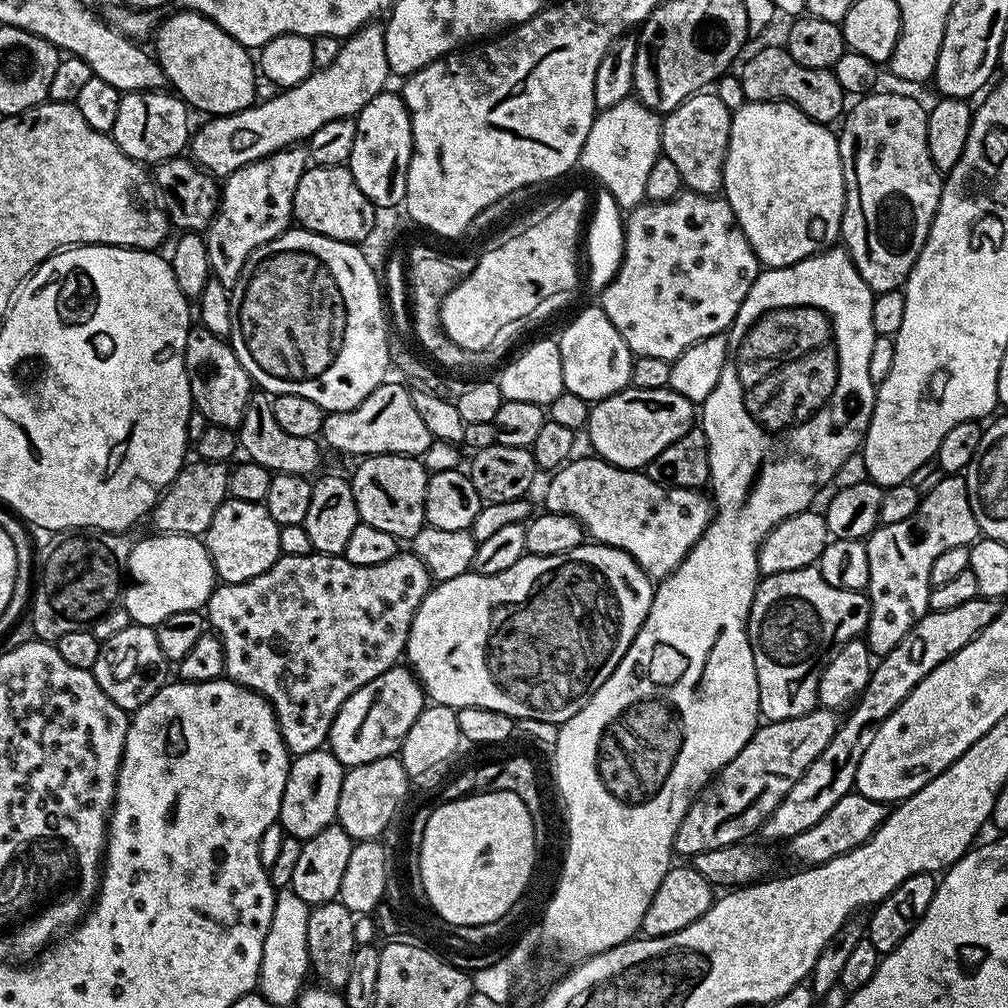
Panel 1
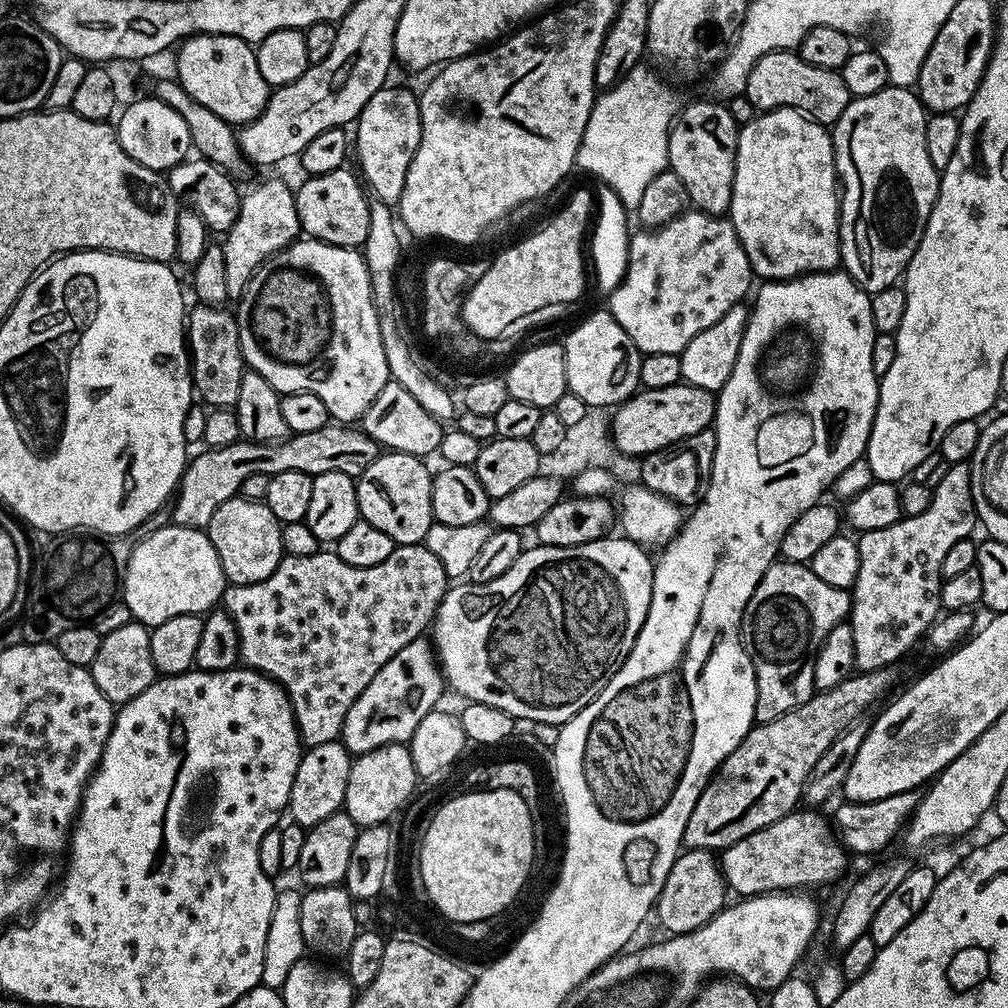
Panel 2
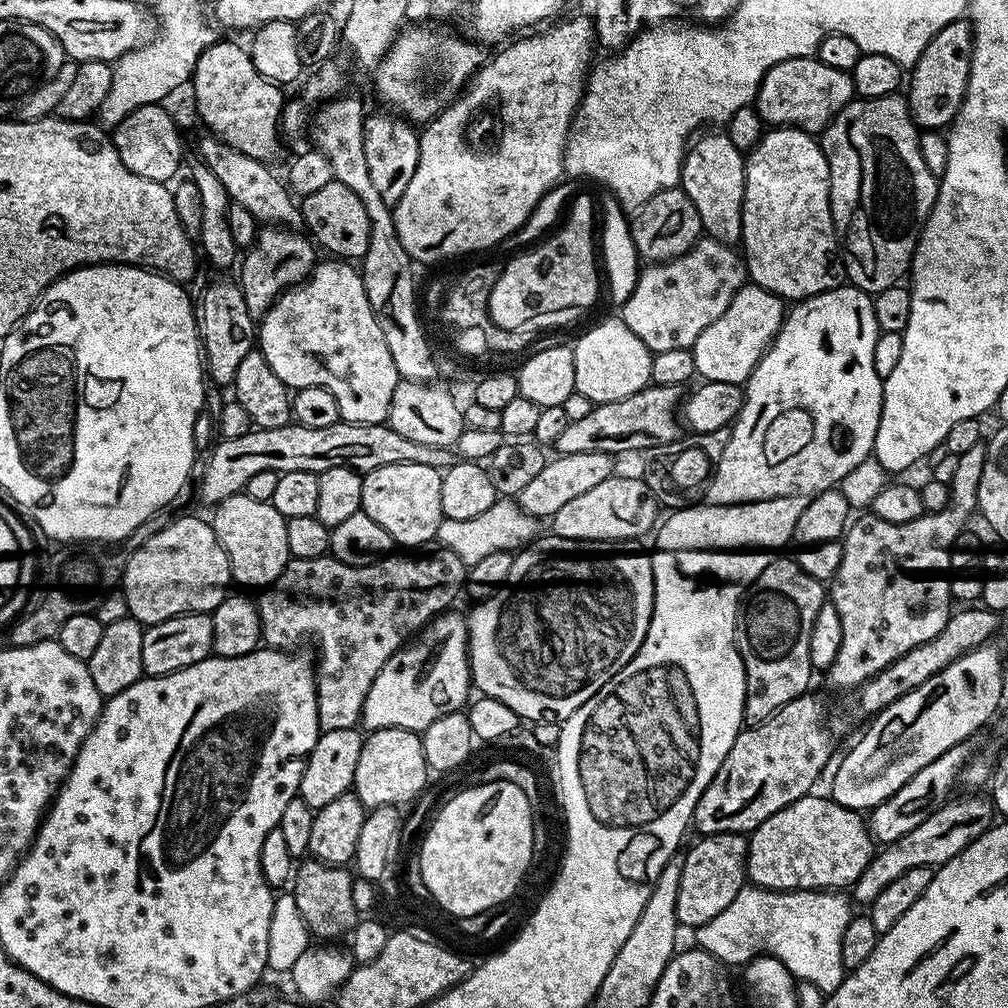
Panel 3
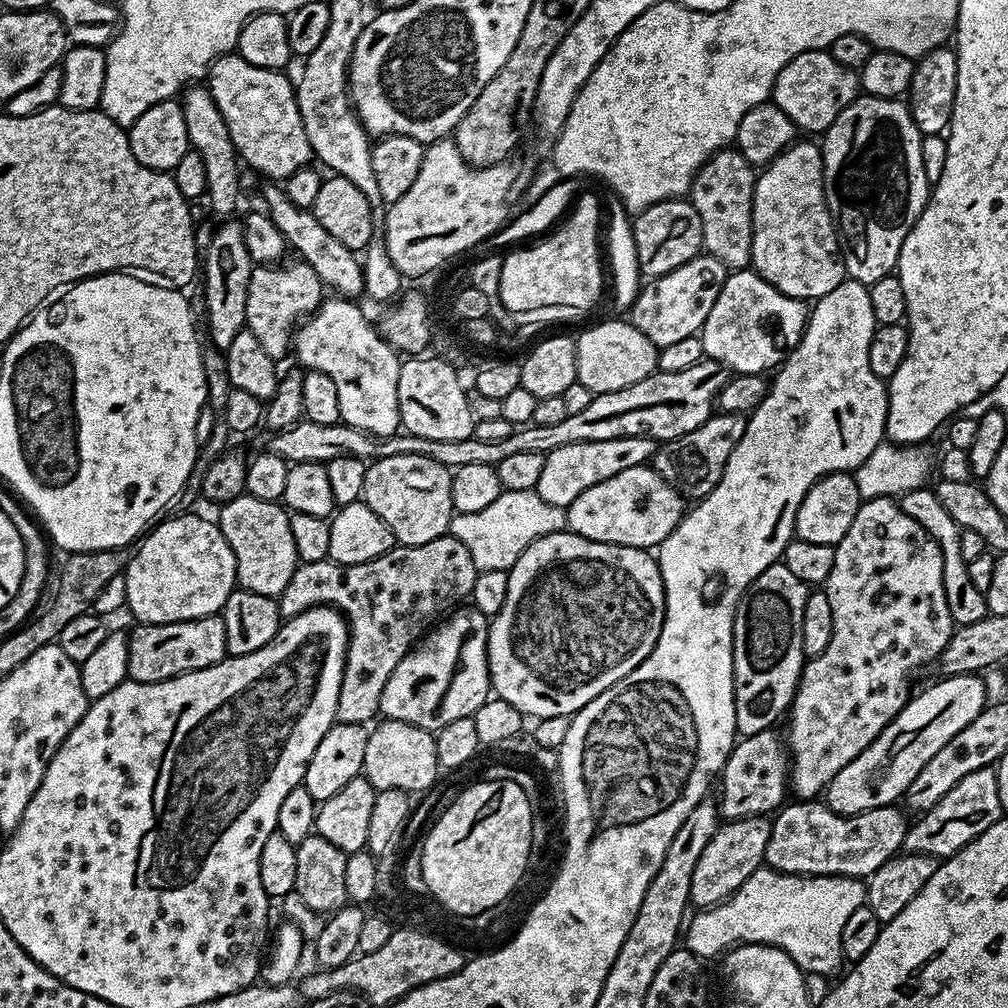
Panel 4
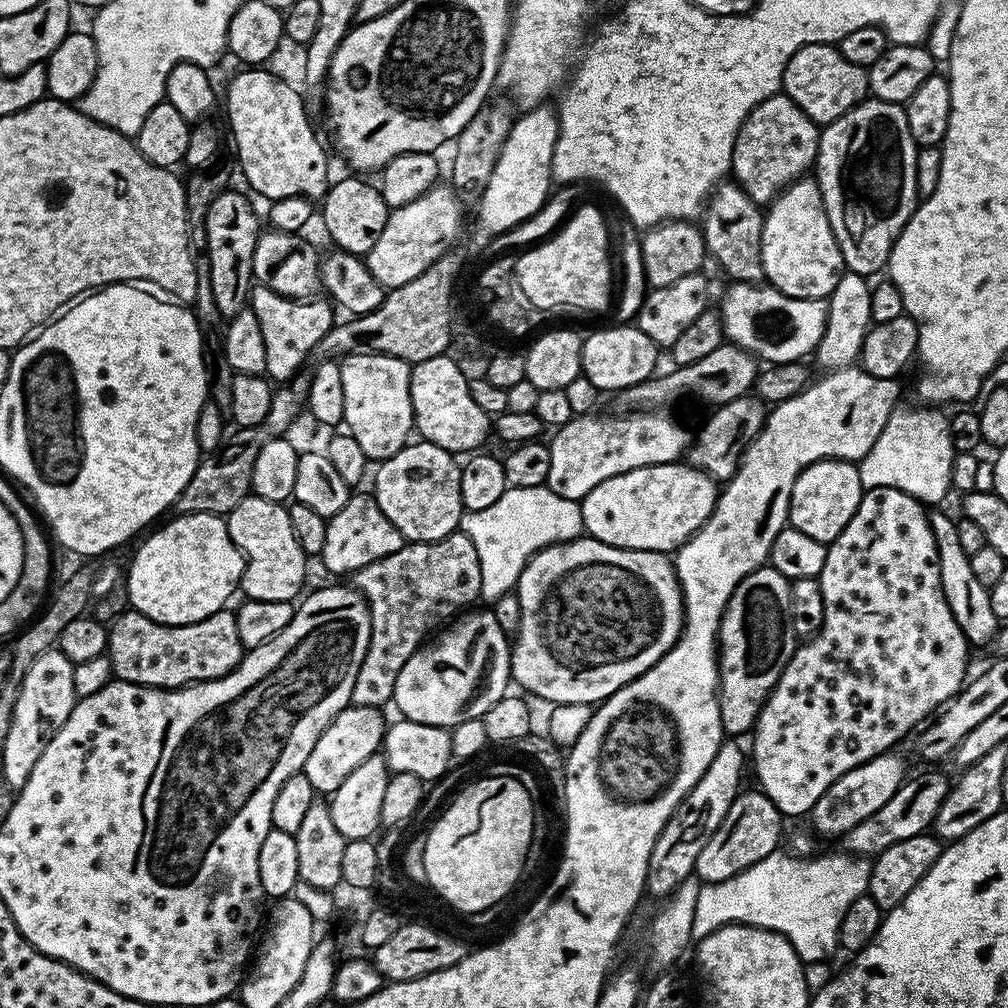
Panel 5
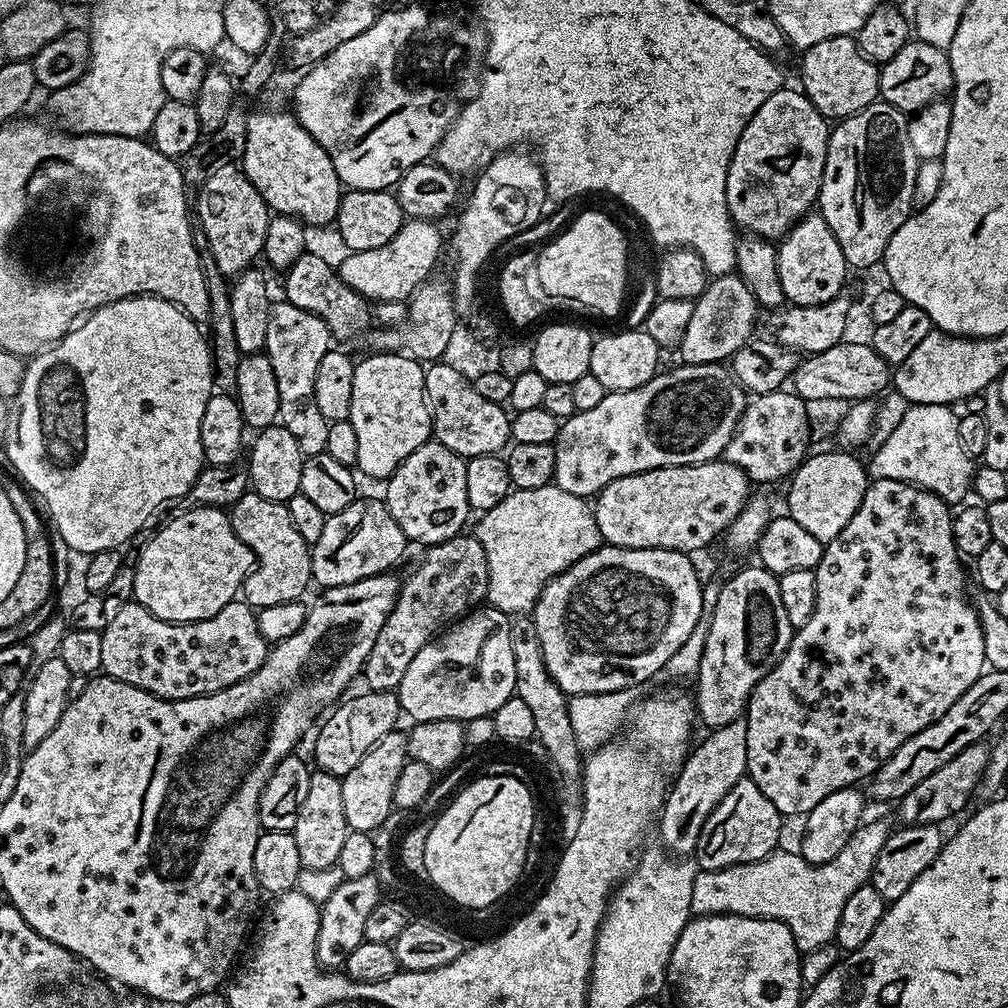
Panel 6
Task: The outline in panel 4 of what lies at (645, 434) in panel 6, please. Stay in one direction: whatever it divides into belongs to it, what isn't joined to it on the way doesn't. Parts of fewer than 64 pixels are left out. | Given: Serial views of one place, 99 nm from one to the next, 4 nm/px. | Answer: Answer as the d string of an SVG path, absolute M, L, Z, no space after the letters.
M646 436L610 438L602 442L574 442L558 446L553 452L545 455L542 478L538 478L535 492L546 502L567 509L568 505L574 502L574 498L582 494L582 490L590 490L590 486L598 486L598 482L606 482L606 478L622 474L622 470L647 465L657 447L657 441L650 440Z

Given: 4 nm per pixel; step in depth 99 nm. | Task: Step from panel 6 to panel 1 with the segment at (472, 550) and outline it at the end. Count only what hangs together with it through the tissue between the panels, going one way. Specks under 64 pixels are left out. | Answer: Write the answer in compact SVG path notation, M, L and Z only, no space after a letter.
M411 550L397 551L394 558L390 558L386 562L378 562L378 566L358 566L347 560L344 555L281 555L280 559L274 562L274 566L270 566L270 570L258 574L258 578L250 578L246 582L238 582L237 584L217 583L206 605L206 620L211 631L215 632L222 642L224 676L236 684L241 684L243 688L258 693L272 705L284 744L293 757L298 757L302 754L319 752L325 747L330 734L330 726L334 722L342 702L346 702L346 698L350 698L350 694L354 694L362 686L366 686L366 682L374 682L374 678L378 678L378 674L397 667L399 660L396 659L399 656L401 659L405 655L408 646L408 635L410 634L410 626L414 622L414 614L418 610L422 598L426 598L426 594L431 590L433 583L432 575Z

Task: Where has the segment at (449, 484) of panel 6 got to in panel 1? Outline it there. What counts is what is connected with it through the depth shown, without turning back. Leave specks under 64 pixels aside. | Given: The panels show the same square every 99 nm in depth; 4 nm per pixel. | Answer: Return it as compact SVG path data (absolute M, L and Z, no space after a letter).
M365 456L359 461L360 464L356 468L356 473L351 473L352 489L354 490L354 502L358 506L358 514L361 521L370 526L376 527L378 530L386 530L386 534L396 537L397 541L410 542L418 534L418 530L425 527L424 522L424 503L426 502L426 486L428 485L428 477L430 475L424 466L423 459L414 456Z

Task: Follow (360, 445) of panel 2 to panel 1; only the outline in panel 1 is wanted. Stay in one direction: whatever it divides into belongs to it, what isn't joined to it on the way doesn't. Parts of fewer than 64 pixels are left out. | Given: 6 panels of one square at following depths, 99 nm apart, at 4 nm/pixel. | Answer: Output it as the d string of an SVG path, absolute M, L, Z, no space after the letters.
M201 459L195 463L185 463L172 483L165 488L163 496L156 501L156 507L150 513L150 521L157 533L203 537L210 522L214 522L214 510L218 510L218 506L226 499L230 468L228 464Z

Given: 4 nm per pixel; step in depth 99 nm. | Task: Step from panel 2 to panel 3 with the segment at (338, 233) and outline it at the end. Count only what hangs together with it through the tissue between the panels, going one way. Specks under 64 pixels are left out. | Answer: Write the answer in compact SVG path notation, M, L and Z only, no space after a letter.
M333 178L322 186L322 190L314 190L314 194L303 197L302 211L303 227L321 249L324 247L328 251L325 253L348 262L356 262L364 257L370 242L370 218L366 214L366 206L362 206L358 194L354 194L350 186Z

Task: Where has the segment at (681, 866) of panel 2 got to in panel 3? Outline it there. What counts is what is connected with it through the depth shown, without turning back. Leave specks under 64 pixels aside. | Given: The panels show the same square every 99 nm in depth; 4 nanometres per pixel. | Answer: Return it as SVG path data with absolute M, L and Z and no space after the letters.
M714 834L697 839L697 844L689 852L683 853L682 886L678 886L678 922L685 929L694 930L717 914L722 914L730 902L746 886L748 870L748 836L734 834Z

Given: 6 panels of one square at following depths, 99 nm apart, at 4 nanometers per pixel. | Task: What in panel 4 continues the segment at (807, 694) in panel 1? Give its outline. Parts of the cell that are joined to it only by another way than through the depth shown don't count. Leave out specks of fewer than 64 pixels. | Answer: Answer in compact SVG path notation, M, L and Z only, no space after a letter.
M782 562L771 564L742 594L732 619L732 677L734 678L734 722L741 737L769 731L776 719L792 707L792 699L806 663L802 650L802 610L806 610L809 585L794 578Z

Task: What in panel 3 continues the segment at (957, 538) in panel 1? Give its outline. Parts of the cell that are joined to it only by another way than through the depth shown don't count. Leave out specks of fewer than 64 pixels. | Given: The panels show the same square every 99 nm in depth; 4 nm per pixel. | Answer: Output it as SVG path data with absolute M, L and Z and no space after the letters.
M983 443L970 446L970 450L966 450L966 454L955 457L956 469L952 472L952 480L950 479L950 499L948 505L940 512L930 512L915 518L905 519L903 522L886 522L882 518L871 514L864 514L861 520L853 519L849 523L843 537L842 543L842 566L838 566L838 570L834 574L834 578L830 581L830 603L838 610L838 618L842 618L842 646L838 649L838 658L834 658L832 665L828 667L826 679L836 688L852 688L859 689L861 684L865 684L871 676L878 675L882 670L886 670L886 666L890 666L898 658L902 658L902 654L906 654L910 650L914 650L918 646L922 646L926 642L930 642L930 638L938 638L938 634L942 634L942 626L946 626L950 615L950 607L953 603L952 589L950 587L950 550L954 538L958 538L958 534L965 531L969 527L968 519L971 518L972 512L978 508L978 482L982 482L982 466L986 462L986 448Z

